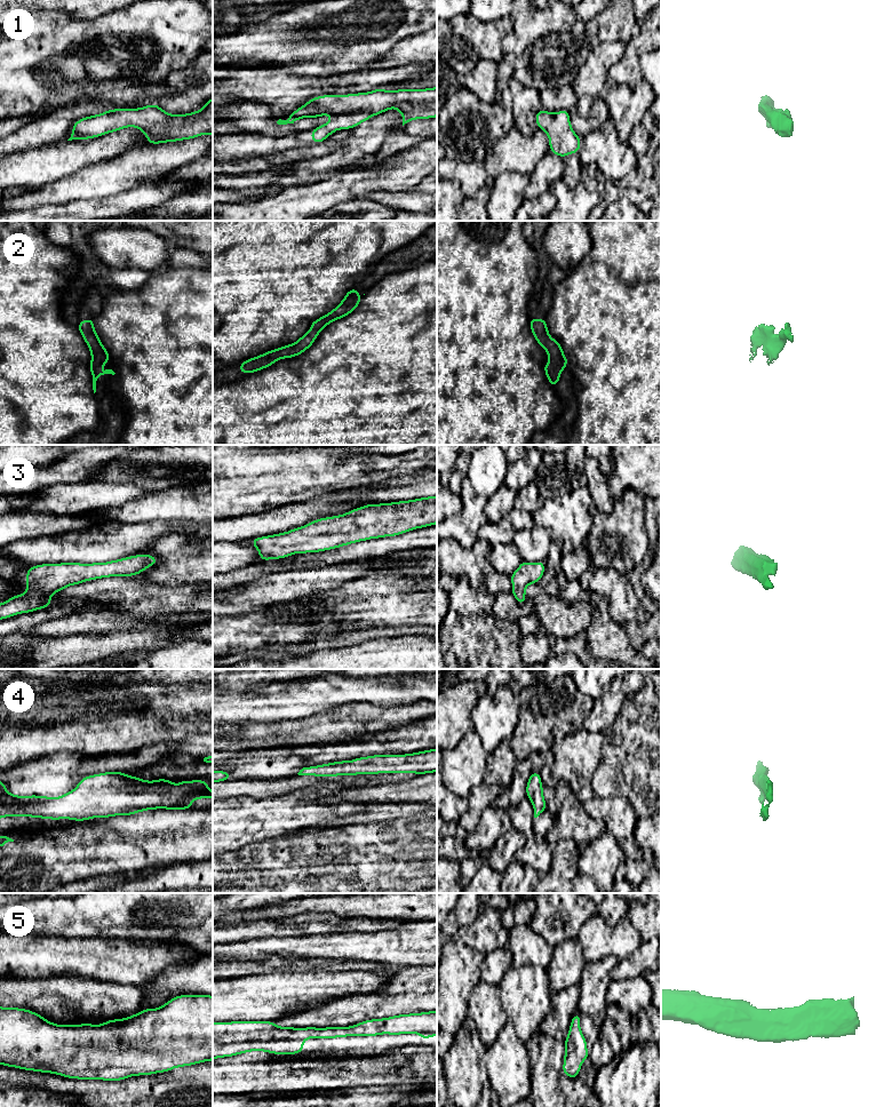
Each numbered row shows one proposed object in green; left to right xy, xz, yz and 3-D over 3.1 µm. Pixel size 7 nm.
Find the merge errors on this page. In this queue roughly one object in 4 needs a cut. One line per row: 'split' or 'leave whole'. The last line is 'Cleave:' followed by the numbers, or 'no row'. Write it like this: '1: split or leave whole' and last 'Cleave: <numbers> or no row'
1: leave whole
2: leave whole
3: leave whole
4: leave whole
5: leave whole
Cleave: no row

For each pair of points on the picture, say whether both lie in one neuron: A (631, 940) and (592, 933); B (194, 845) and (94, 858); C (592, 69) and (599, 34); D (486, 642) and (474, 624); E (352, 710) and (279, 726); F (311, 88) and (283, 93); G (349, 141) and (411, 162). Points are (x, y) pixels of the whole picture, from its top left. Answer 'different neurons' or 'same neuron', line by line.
A: same neuron
B: same neuron
C: different neurons
D: same neuron
E: same neuron
F: same neuron
G: different neurons

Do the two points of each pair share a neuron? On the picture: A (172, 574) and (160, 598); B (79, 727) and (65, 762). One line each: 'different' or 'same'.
A: different
B: different

